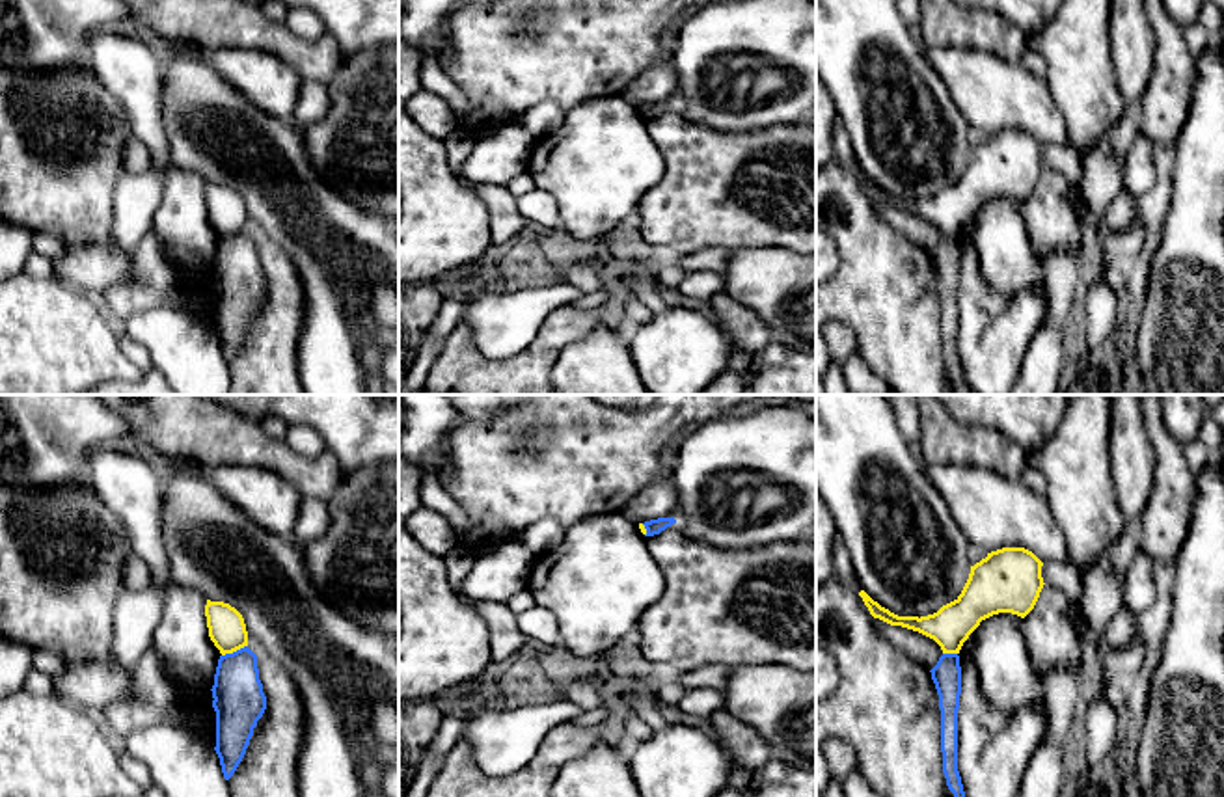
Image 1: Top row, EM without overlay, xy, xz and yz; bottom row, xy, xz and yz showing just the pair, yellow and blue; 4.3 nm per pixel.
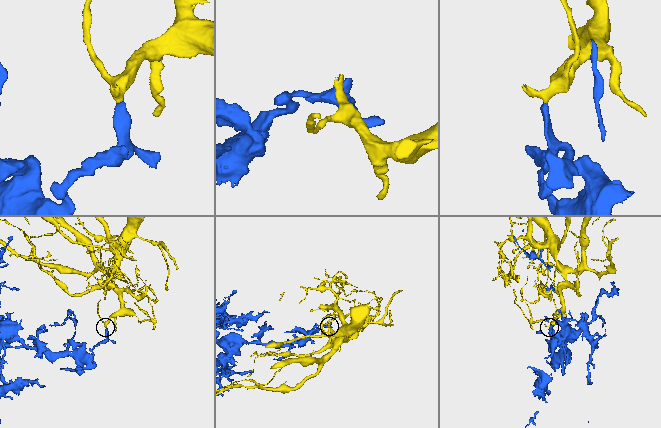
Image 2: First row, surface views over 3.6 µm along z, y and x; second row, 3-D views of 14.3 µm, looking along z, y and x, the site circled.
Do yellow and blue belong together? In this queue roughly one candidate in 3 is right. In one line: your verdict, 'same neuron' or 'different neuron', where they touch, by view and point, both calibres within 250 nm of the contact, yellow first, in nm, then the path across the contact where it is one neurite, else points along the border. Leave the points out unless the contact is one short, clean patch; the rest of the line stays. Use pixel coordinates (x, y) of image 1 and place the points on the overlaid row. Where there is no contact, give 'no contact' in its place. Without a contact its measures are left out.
different neuron; contact xy (233, 650); calibres 160 and 220 nm; border xy (246, 645), (222, 656)

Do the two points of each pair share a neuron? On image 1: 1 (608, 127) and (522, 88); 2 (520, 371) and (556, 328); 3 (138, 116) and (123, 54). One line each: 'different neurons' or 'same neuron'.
1: different neurons
2: same neuron
3: same neuron

